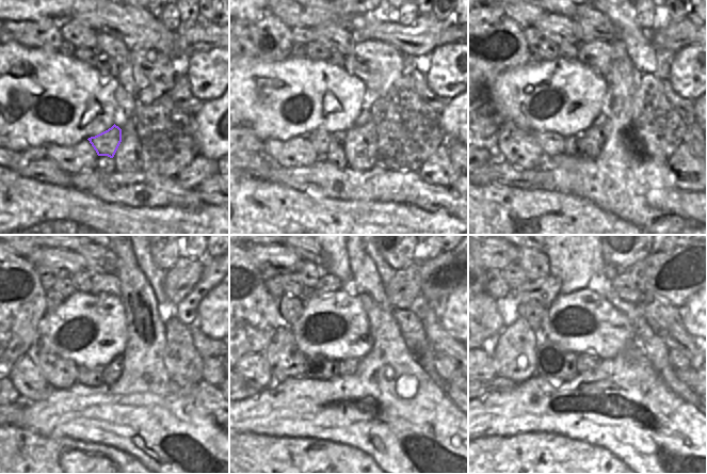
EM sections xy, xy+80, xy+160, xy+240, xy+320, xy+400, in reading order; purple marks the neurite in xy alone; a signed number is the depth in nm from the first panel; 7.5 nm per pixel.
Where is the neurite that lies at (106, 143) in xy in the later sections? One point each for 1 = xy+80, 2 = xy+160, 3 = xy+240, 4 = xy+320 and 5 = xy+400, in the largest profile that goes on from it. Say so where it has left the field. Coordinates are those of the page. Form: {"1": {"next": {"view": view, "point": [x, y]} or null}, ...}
{"1": {"next": {"view": "xy+80", "point": [322, 141]}}, "2": {"next": {"view": "xy+160", "point": [551, 143]}}, "3": {"next": {"view": "xy+240", "point": [59, 373]}}, "4": {"next": {"view": "xy+320", "point": [285, 359]}}, "5": {"next": {"view": "xy+400", "point": [514, 357]}}}

